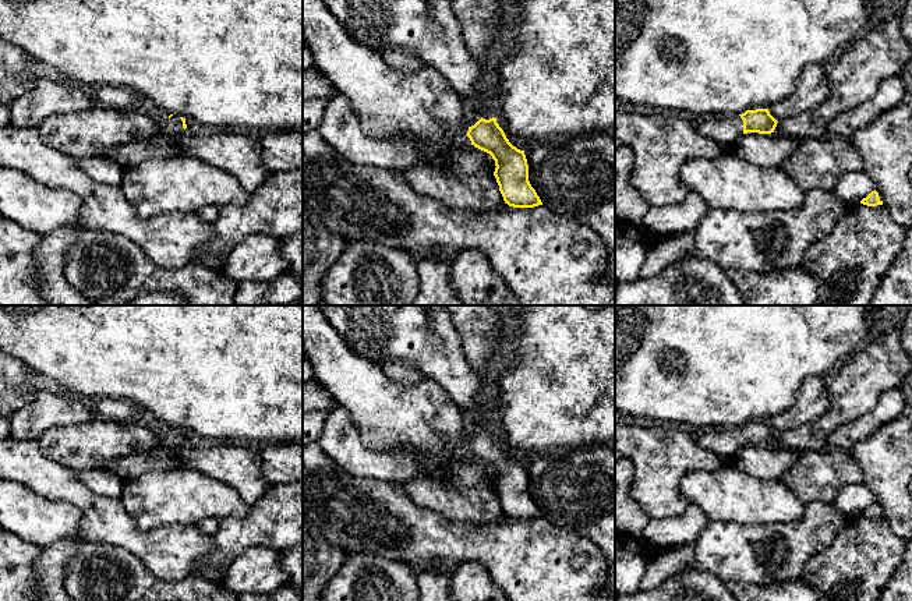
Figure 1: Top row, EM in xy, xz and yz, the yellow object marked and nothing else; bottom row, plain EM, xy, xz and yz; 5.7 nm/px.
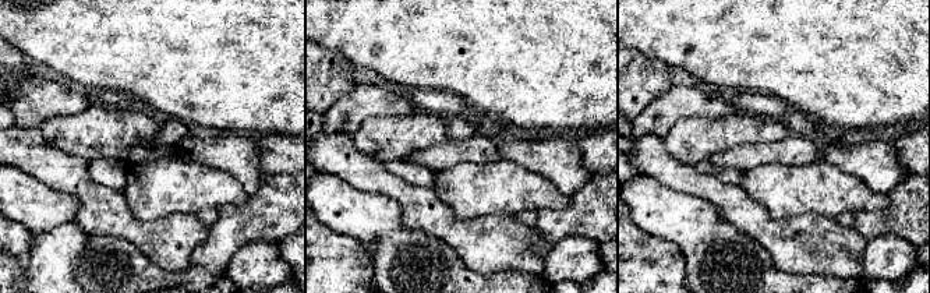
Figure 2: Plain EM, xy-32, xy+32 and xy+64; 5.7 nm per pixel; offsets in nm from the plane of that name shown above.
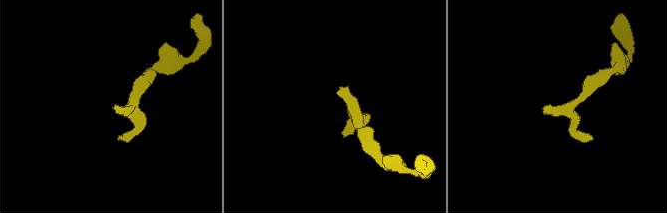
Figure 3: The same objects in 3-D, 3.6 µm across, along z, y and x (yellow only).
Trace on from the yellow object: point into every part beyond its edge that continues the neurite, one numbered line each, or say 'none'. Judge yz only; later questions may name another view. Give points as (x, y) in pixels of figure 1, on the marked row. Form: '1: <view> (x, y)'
1: yz (725, 130)

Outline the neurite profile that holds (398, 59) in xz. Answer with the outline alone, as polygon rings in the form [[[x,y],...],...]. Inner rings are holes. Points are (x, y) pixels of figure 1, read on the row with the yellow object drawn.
[[[382,47],[378,50],[378,53],[382,56],[386,64],[396,70],[417,70],[427,64],[421,57],[407,50]]]

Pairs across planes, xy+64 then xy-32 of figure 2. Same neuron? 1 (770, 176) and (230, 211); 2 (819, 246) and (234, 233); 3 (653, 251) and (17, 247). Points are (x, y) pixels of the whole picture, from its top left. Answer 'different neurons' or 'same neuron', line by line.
1: different neurons
2: different neurons
3: same neuron

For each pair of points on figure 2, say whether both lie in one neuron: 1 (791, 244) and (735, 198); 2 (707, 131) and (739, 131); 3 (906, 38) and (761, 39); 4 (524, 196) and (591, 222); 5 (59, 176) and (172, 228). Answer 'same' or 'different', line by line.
1: same
2: same
3: same
4: different
5: same

